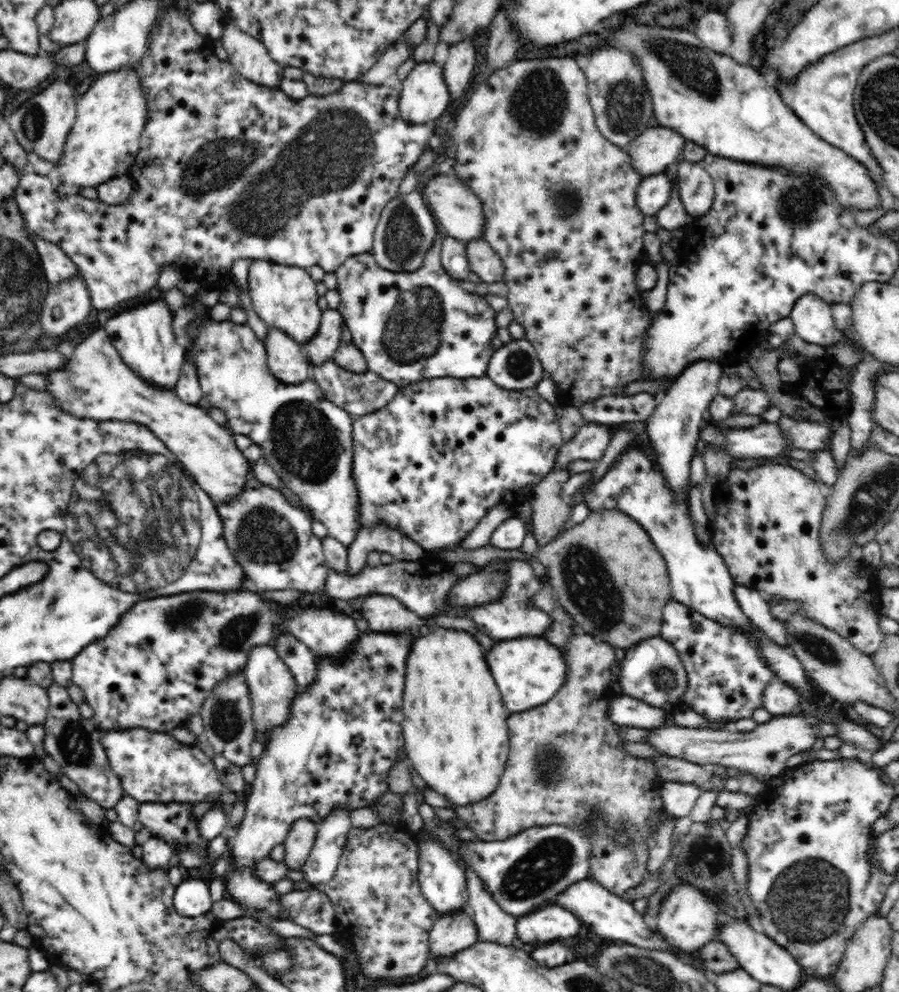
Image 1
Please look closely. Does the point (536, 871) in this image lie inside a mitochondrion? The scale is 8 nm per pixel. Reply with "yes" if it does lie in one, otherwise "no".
yes

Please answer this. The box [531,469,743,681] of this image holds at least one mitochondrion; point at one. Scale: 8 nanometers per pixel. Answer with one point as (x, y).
(585, 577)

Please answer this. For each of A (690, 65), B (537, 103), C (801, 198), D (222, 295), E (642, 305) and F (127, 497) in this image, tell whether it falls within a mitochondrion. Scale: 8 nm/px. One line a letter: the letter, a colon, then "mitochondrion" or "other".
A: mitochondrion
B: mitochondrion
C: mitochondrion
D: other
E: other
F: mitochondrion

